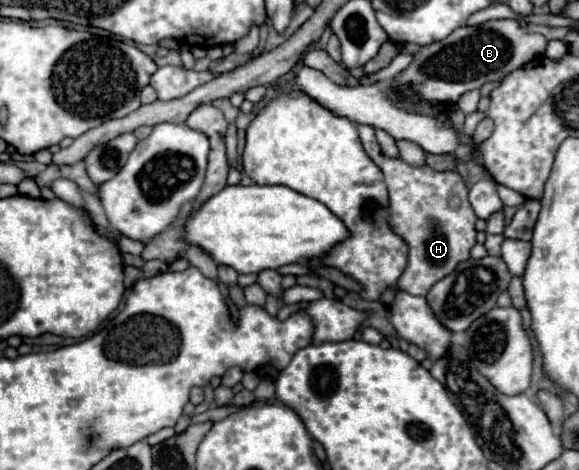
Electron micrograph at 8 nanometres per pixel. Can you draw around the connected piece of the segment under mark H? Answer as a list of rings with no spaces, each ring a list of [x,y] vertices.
[[[373,127],[357,129],[367,155],[385,173],[391,209],[389,223],[409,245],[409,263],[399,279],[399,289],[411,295],[427,295],[427,291],[453,273],[461,261],[471,259],[471,249],[477,243],[477,215],[467,199],[469,185],[457,171],[435,171],[429,165],[417,167],[405,163],[401,157],[387,157],[377,143]]]

